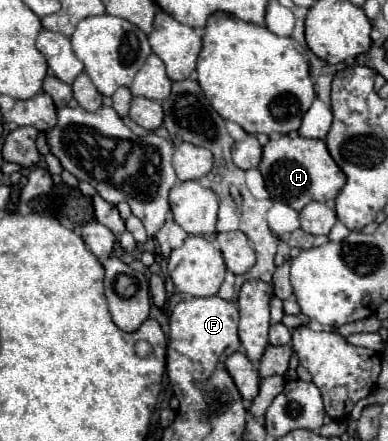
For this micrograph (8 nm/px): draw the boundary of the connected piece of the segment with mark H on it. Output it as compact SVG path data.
M271 136L271 140L263 148L263 160L259 164L259 172L265 178L267 192L271 200L283 202L293 210L303 210L313 200L327 202L335 200L339 190L345 186L347 178L331 158L327 144L323 140L311 140L303 136Z

